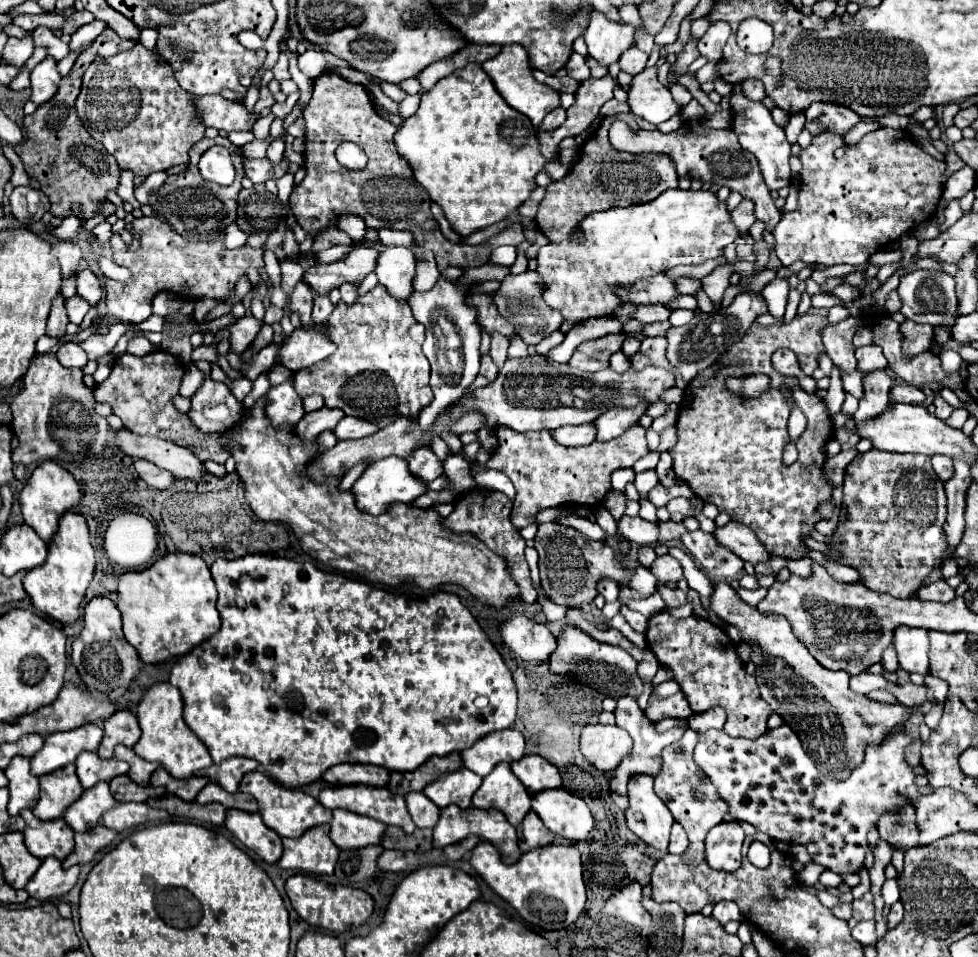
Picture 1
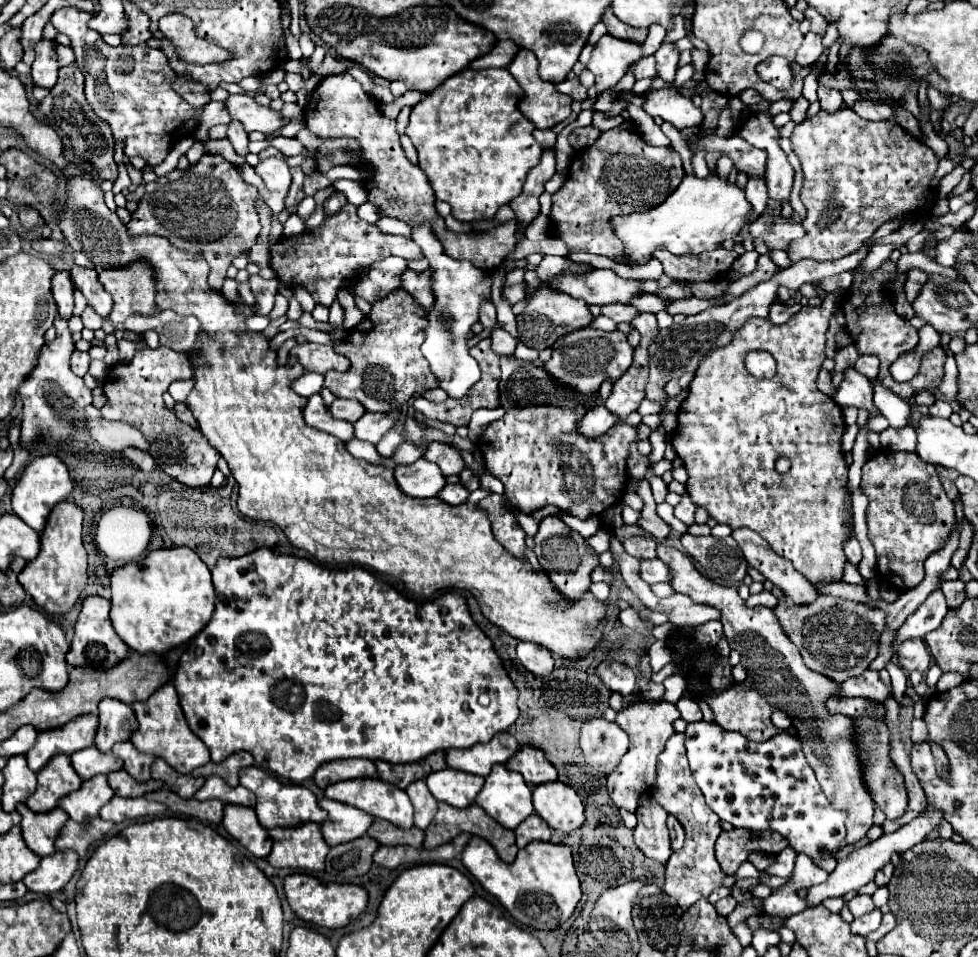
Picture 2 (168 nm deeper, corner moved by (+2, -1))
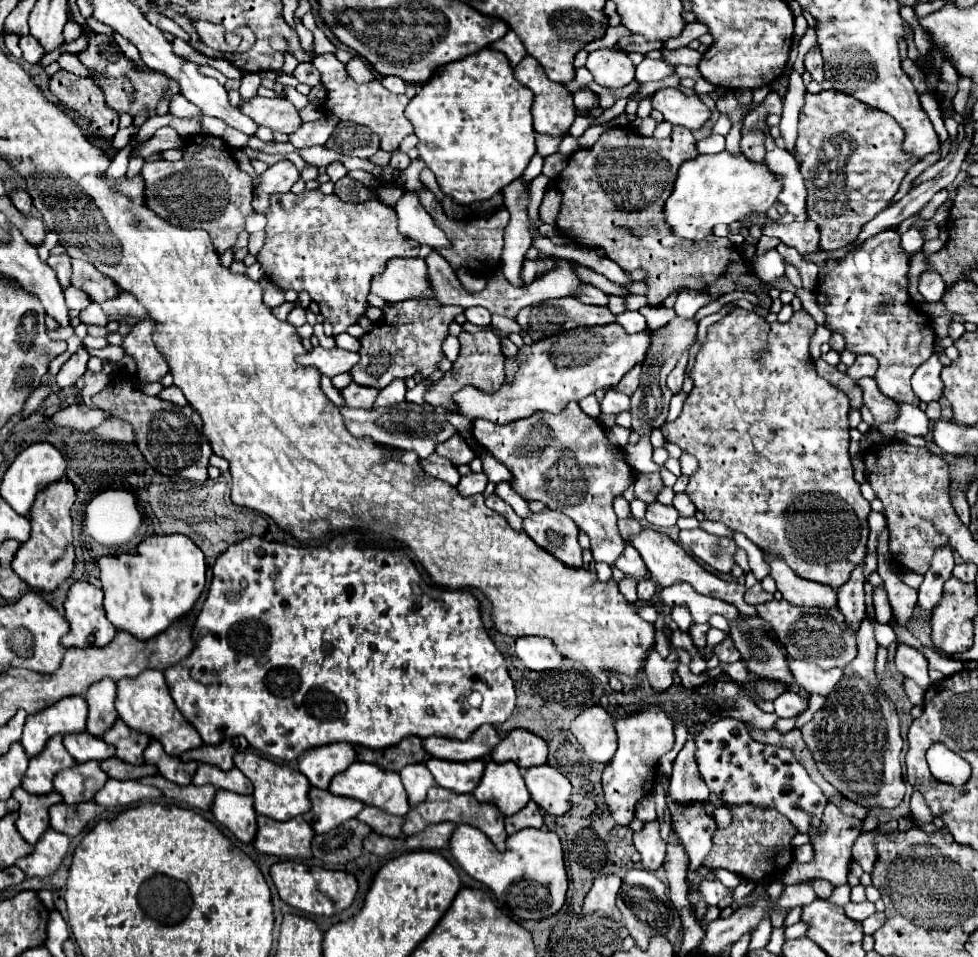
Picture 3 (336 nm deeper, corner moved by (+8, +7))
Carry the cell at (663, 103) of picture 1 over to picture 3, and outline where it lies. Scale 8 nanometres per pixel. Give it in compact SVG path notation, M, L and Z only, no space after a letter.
M660 89L652 97L652 107L658 109L670 125L682 125L698 131L710 119L710 109L698 95L684 95L680 89Z

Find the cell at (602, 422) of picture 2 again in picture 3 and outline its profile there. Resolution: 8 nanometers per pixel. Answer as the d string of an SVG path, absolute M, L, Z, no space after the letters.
M608 389L606 397L602 401L602 413L622 413L630 409L630 397L626 393L620 393L616 389Z

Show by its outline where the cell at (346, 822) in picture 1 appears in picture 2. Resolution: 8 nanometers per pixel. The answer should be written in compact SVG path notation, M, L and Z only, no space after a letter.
M320 799L320 807L328 811L328 819L320 825L324 841L334 847L338 843L354 841L362 835L372 825L372 817L368 813L362 813L360 809L354 809L350 805L342 805L332 799Z

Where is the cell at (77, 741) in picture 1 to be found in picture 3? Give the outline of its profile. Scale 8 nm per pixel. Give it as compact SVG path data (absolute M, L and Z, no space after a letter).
M64 697L64 701L58 701L52 709L42 709L40 713L26 717L20 743L28 757L34 757L44 749L52 735L86 731L86 715L88 705L84 697Z

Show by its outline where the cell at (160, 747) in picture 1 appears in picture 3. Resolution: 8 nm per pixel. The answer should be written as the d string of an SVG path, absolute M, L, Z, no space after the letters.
M148 669L148 673L140 673L140 677L134 677L134 679L118 681L116 685L118 685L116 709L118 709L120 719L130 729L144 731L152 739L158 739L168 755L182 755L184 751L190 751L190 749L196 749L202 745L198 731L182 717L174 699L170 697L170 691L168 691L162 671Z

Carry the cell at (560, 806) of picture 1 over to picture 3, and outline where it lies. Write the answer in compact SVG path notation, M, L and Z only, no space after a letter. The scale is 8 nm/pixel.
M548 763L530 767L524 779L532 801L536 801L542 811L550 815L564 815L570 811L572 785L558 769L550 767Z

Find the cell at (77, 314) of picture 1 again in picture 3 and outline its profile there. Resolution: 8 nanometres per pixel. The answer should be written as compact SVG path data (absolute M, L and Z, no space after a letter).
M90 303L90 307L80 313L80 319L82 319L82 323L86 323L86 325L94 323L94 325L102 325L102 327L108 325L108 321L110 321L110 317L100 309L98 303Z

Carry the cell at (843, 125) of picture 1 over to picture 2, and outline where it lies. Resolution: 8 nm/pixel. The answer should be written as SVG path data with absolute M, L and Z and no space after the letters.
M820 87L818 89L818 101L820 101L820 109L828 111L828 113L836 113L838 109L844 107L844 99L842 99L840 91L836 91L836 89Z

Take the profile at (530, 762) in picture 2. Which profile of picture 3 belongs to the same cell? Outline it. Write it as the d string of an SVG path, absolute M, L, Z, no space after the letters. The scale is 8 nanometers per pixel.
M512 729L498 745L492 749L490 759L496 763L514 761L518 767L534 767L544 765L548 755L546 741L526 729Z

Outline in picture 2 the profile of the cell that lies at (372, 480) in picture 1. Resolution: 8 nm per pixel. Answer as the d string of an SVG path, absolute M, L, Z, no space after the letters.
M424 457L412 465L396 465L394 479L402 493L410 497L436 497L436 493L446 485L438 465L426 461Z

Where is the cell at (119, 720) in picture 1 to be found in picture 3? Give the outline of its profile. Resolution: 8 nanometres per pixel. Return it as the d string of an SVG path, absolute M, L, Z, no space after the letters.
M108 677L88 689L86 693L86 703L90 711L88 733L92 733L94 737L102 737L104 731L110 729L112 723L118 719L114 699L116 699L116 683L108 681Z

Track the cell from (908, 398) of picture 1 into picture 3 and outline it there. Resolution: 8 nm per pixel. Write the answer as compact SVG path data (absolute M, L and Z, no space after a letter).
M932 355L926 363L922 363L916 369L912 377L912 389L920 401L932 403L944 397L944 383L940 379L940 371L942 371L942 363L938 361L936 355Z

